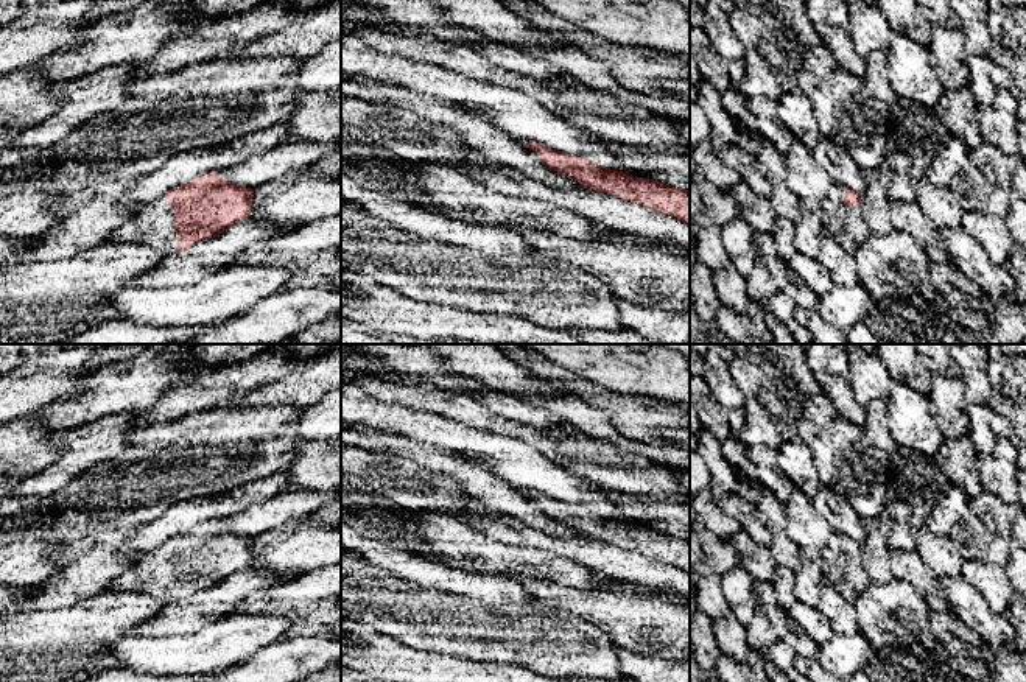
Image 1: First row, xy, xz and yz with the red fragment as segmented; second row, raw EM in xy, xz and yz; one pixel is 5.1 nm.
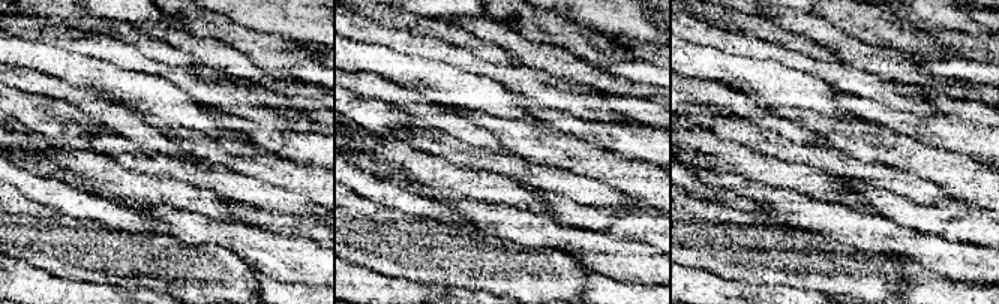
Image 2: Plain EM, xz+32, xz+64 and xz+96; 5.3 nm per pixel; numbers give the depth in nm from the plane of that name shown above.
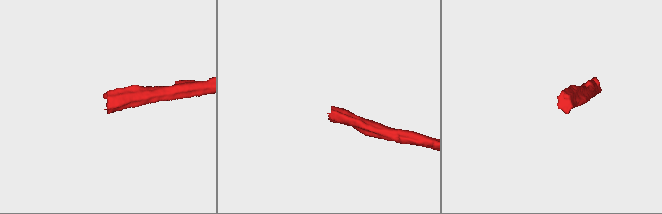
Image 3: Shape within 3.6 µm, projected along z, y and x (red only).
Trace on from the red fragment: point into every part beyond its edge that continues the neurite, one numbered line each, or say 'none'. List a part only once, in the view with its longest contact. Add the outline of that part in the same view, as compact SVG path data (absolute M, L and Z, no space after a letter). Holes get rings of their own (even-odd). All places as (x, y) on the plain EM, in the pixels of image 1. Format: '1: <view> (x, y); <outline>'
1: xy (151, 573); M167 543L137 554L134 562L111 582L109 592L140 593L163 603L177 603L174 557L168 554Z

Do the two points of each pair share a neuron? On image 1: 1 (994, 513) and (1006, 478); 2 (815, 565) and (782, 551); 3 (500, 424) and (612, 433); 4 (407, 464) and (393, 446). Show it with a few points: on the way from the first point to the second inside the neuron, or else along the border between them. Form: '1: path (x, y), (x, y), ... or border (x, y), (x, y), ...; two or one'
1: border (984, 491), (1009, 505); two
2: border (802, 550), (801, 565), (794, 572); two
3: border (558, 424), (573, 433), (604, 439); two
4: border (365, 449), (397, 453), (414, 461); two

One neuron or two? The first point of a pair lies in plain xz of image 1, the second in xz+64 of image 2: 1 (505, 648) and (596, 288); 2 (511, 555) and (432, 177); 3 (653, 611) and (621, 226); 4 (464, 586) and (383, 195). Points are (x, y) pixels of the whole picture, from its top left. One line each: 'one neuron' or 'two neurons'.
1: two neurons
2: one neuron
3: two neurons
4: one neuron

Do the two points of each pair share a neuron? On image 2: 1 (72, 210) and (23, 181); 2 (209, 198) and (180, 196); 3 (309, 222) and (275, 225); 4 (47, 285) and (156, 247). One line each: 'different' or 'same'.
1: same
2: same
3: same
4: different

